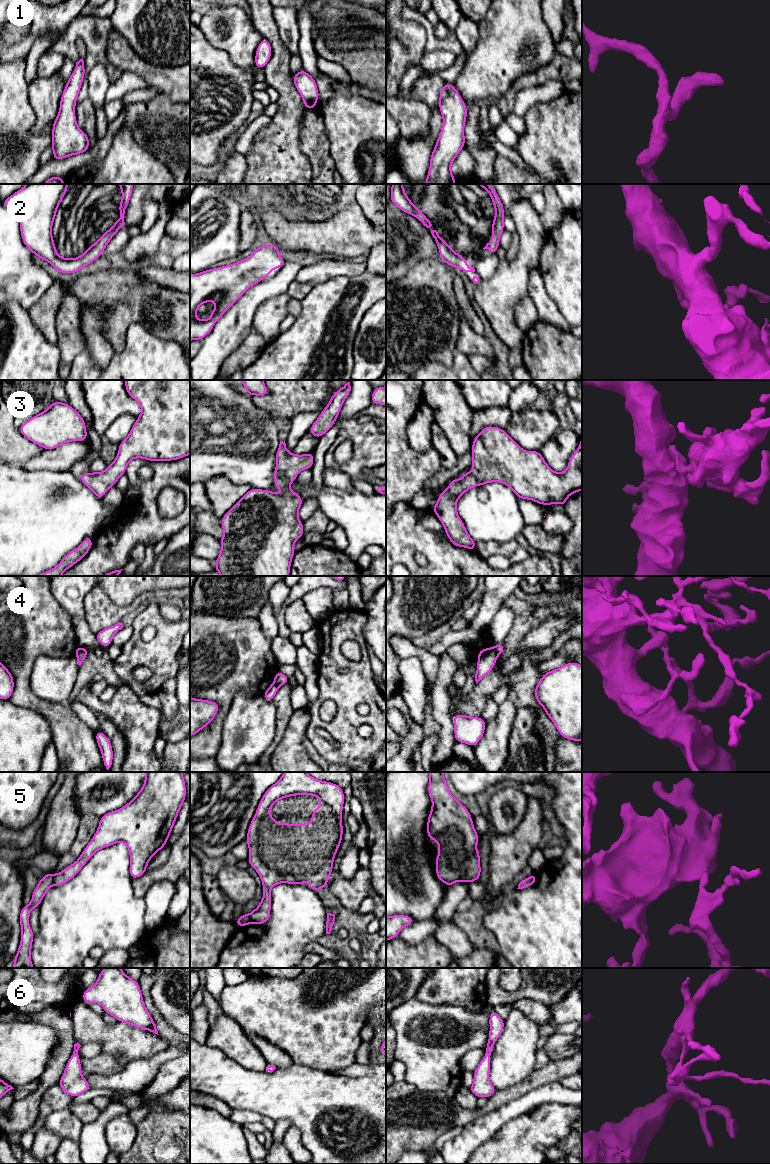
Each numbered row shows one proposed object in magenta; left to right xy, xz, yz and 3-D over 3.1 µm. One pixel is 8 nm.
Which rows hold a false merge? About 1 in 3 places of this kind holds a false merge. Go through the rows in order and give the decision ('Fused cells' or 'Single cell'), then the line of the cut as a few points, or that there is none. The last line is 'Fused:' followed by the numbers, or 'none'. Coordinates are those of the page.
1: Single cell. No split
2: Single cell. No split
3: Single cell. No split
4: Fused cells. Split along yz (492, 647), (497, 655)
5: Fused cells. Split along xy (55, 875), (53, 884)
6: Single cell. No split
Fused: 4, 5

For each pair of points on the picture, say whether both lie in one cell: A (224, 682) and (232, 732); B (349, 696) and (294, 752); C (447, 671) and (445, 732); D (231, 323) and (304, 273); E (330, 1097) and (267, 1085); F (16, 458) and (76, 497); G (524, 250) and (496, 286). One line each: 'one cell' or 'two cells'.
A: two cells
B: two cells
C: one cell
D: two cells
E: one cell
F: two cells
G: one cell

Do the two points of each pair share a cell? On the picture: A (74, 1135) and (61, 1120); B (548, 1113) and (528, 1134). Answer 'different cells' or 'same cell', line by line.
A: same cell
B: same cell

